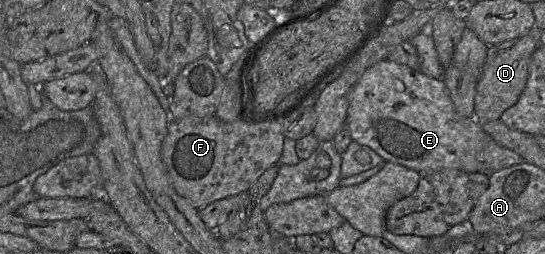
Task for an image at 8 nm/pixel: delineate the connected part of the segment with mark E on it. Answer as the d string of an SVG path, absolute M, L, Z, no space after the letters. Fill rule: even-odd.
M388 59L380 61L361 76L349 94L345 124L352 140L372 148L388 162L420 171L455 169L467 173L485 172L485 164L477 160L477 153L489 135L474 116L463 117L454 108L442 79L431 78L418 69Z

